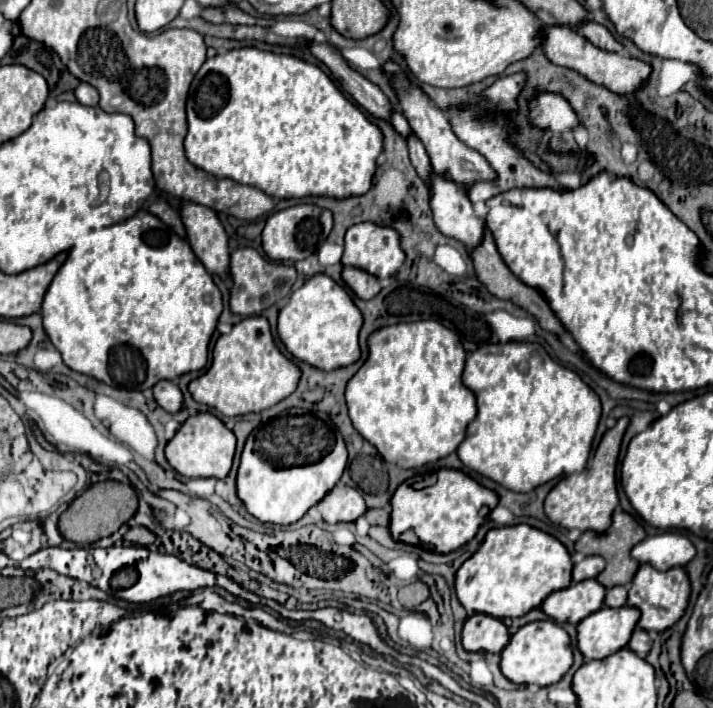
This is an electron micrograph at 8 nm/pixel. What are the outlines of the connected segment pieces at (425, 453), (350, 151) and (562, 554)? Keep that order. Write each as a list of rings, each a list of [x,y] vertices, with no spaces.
[[[416,321],[382,327],[368,337],[370,355],[358,373],[348,381],[346,403],[358,433],[370,441],[386,463],[402,469],[418,469],[448,457],[466,437],[468,423],[476,417],[476,397],[462,383],[464,347],[454,331],[438,321]]]
[[[254,47],[232,49],[208,59],[200,67],[190,87],[186,113],[186,155],[194,167],[216,179],[232,179],[236,183],[252,185],[278,199],[300,199],[308,195],[348,199],[360,197],[372,187],[376,157],[382,151],[384,135],[340,93],[318,65]]]
[[[530,525],[490,529],[480,549],[458,569],[456,595],[468,613],[486,613],[496,619],[522,617],[542,601],[572,583],[572,559],[552,535]]]

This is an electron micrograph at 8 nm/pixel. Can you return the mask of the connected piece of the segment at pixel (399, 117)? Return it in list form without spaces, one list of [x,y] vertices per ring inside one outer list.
[[[394,109],[392,111],[392,117],[390,117],[390,123],[394,125],[394,129],[402,135],[402,137],[408,137],[410,135],[410,125],[408,125],[408,121],[406,121],[406,117],[402,115],[402,111],[398,111],[398,109]]]

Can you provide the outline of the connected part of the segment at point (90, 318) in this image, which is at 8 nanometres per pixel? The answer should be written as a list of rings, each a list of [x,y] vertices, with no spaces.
[[[138,211],[134,217],[110,225],[110,227],[102,227],[102,229],[94,229],[90,233],[86,233],[70,251],[66,263],[60,267],[60,271],[56,273],[54,281],[50,283],[46,295],[44,295],[44,303],[42,303],[42,319],[44,319],[44,329],[52,341],[52,345],[60,351],[64,363],[78,373],[84,373],[88,377],[94,377],[98,381],[104,381],[110,387],[118,387],[118,389],[126,389],[126,391],[144,391],[144,389],[152,389],[158,381],[162,379],[178,379],[184,373],[190,371],[200,371],[206,367],[208,363],[208,345],[210,339],[214,335],[218,317],[222,313],[222,295],[220,289],[216,287],[212,275],[206,271],[206,267],[196,259],[196,255],[192,253],[192,247],[188,245],[186,239],[178,237],[174,231],[170,231],[158,217],[150,215],[148,211]]]

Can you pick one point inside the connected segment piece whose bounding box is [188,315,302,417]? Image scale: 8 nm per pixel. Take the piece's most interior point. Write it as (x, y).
(249, 374)

